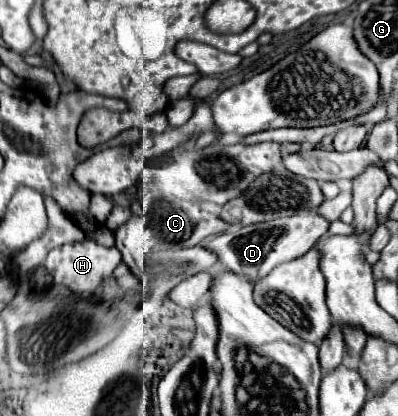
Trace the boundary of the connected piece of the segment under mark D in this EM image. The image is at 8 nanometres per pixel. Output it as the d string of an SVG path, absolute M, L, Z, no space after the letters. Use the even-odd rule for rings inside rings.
M303 211L303 213L295 213L291 217L281 217L281 219L273 219L267 223L233 229L211 241L205 241L201 245L211 249L219 257L219 261L225 267L229 267L233 273L237 273L249 281L257 281L257 279L265 277L269 273L269 269L273 269L275 265L305 255L317 243L317 239L327 233L327 229L329 229L329 221L325 217L321 217L319 213ZM277 233L283 233L283 235L277 239Z

